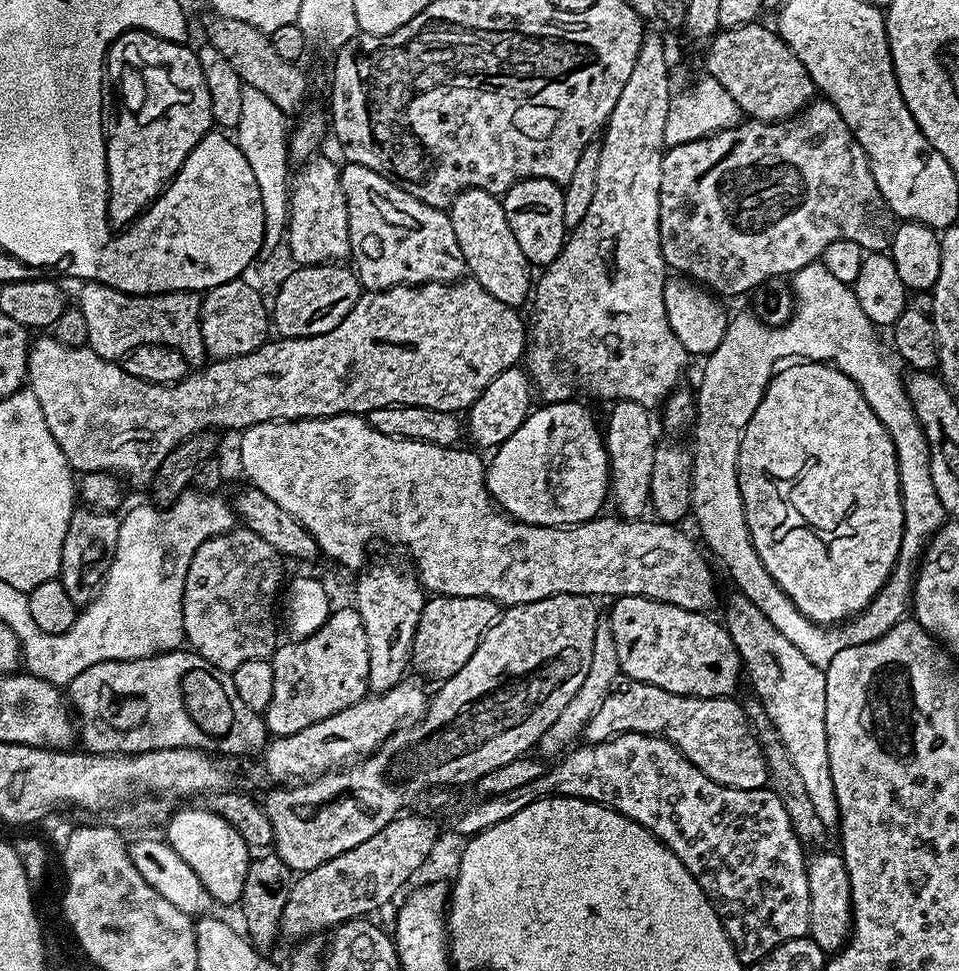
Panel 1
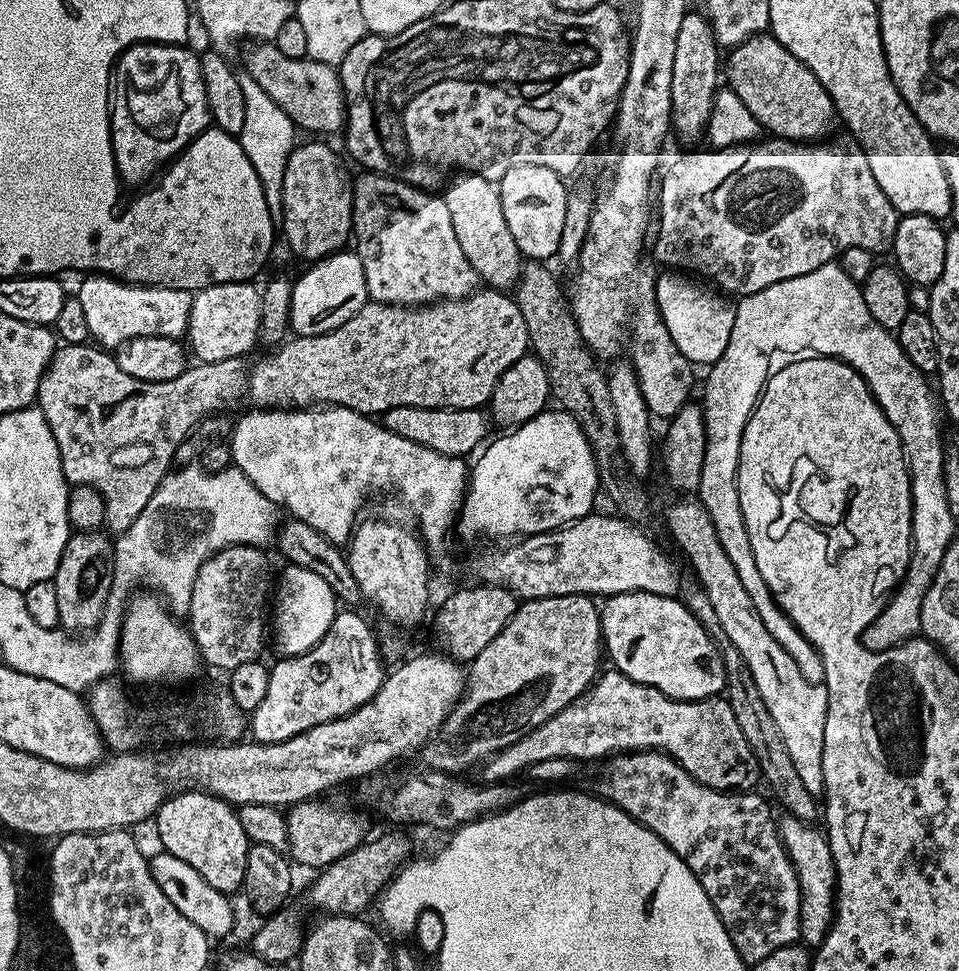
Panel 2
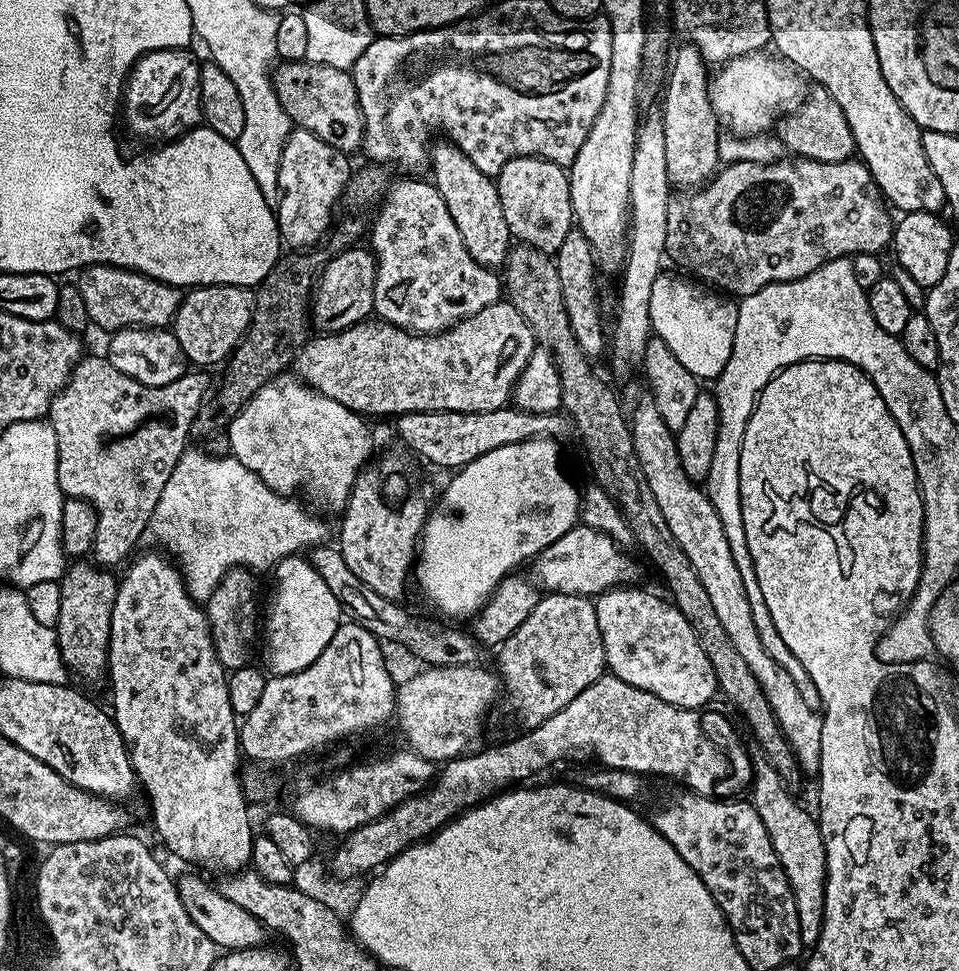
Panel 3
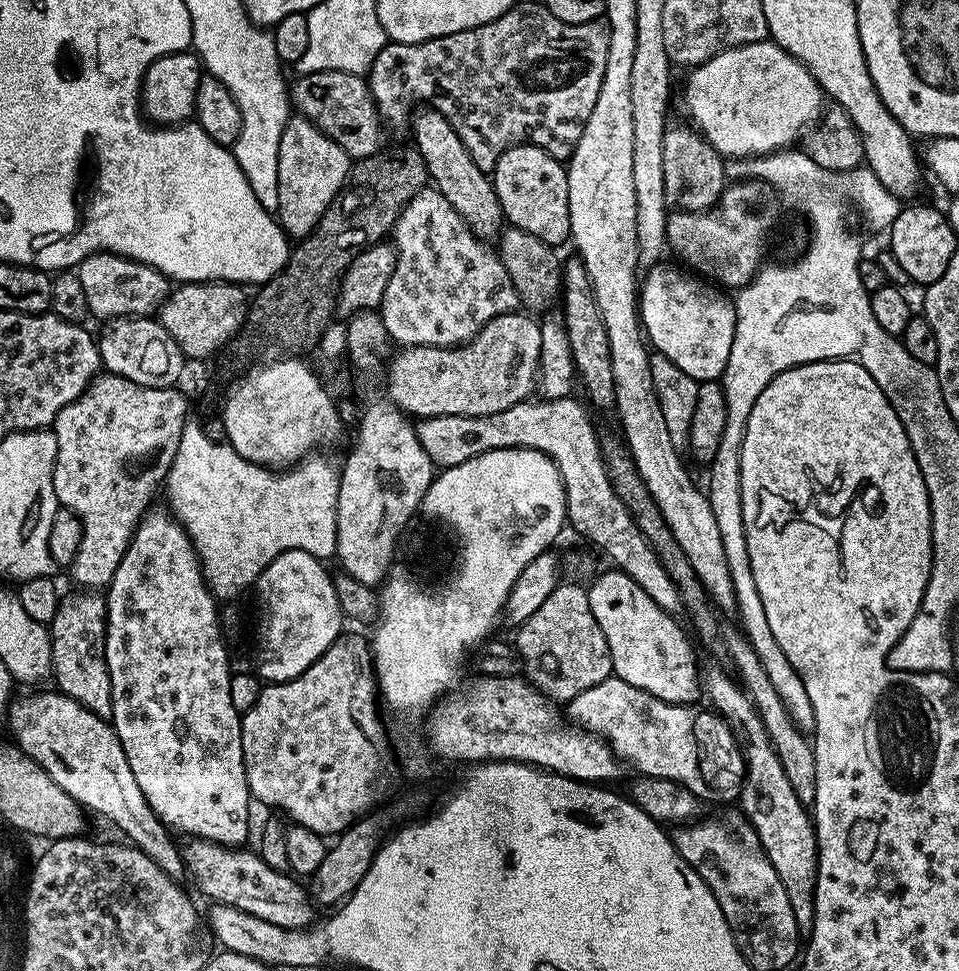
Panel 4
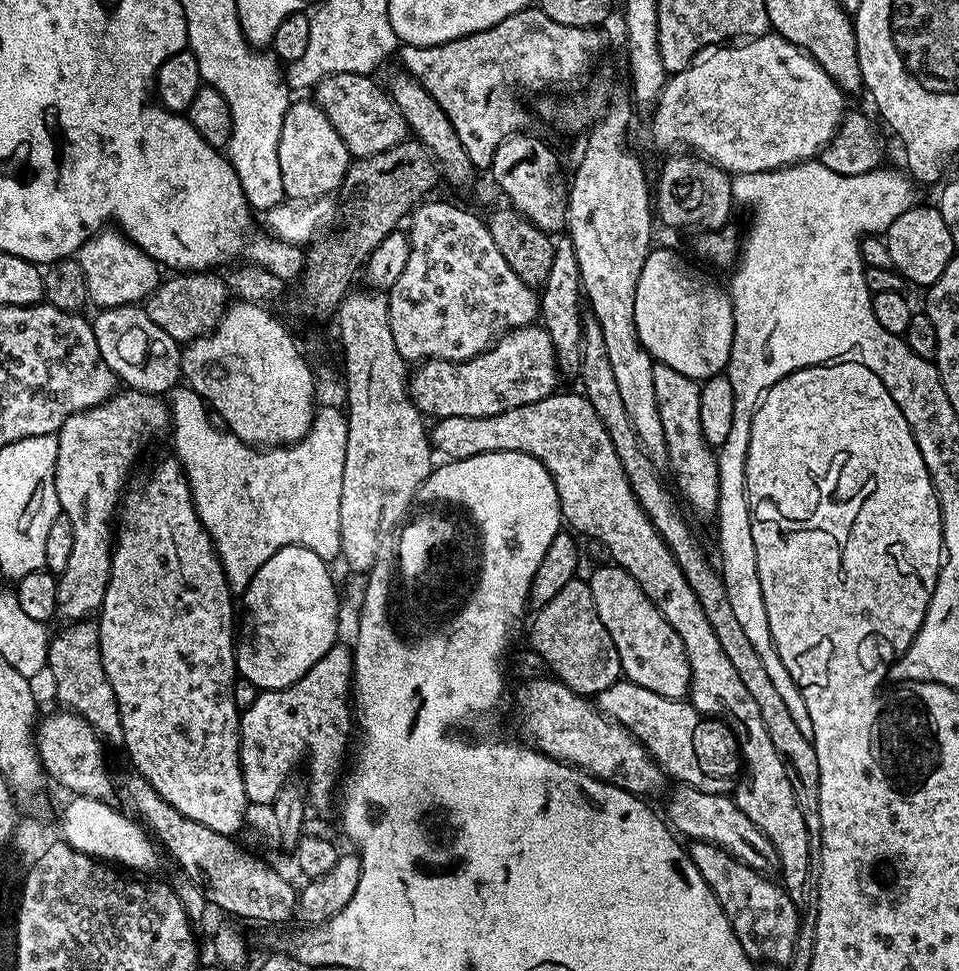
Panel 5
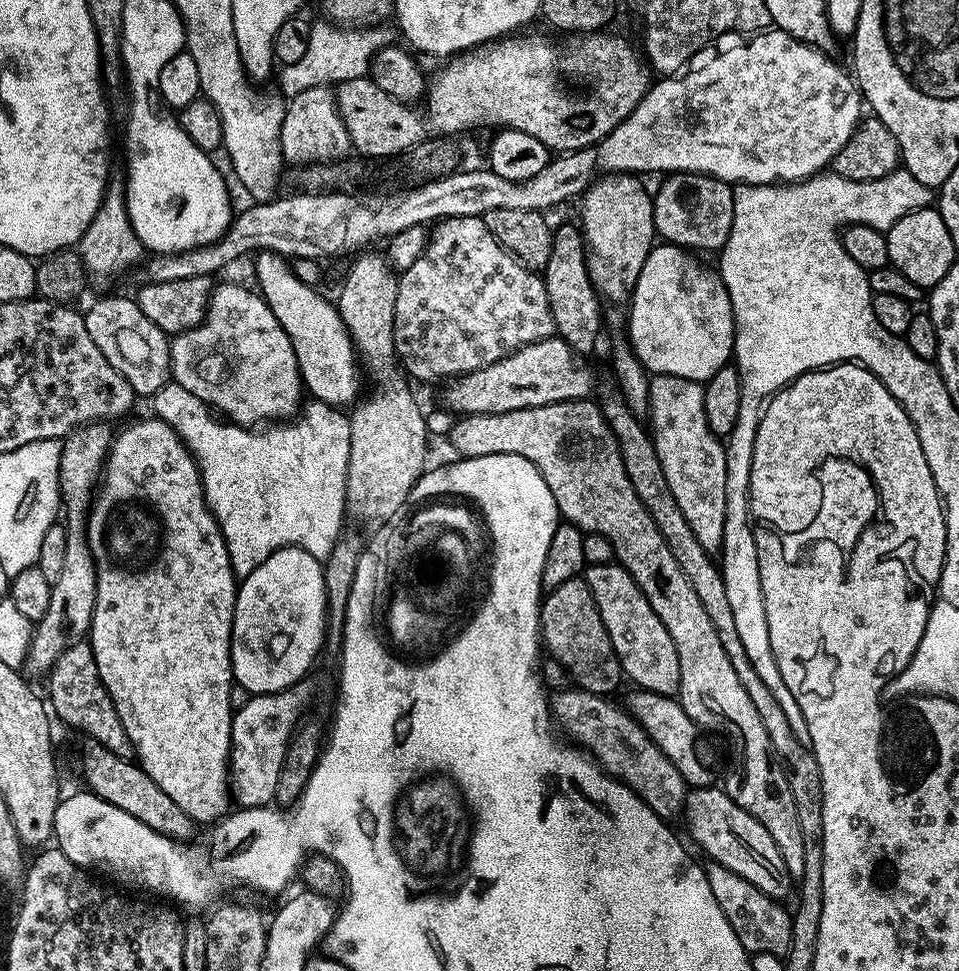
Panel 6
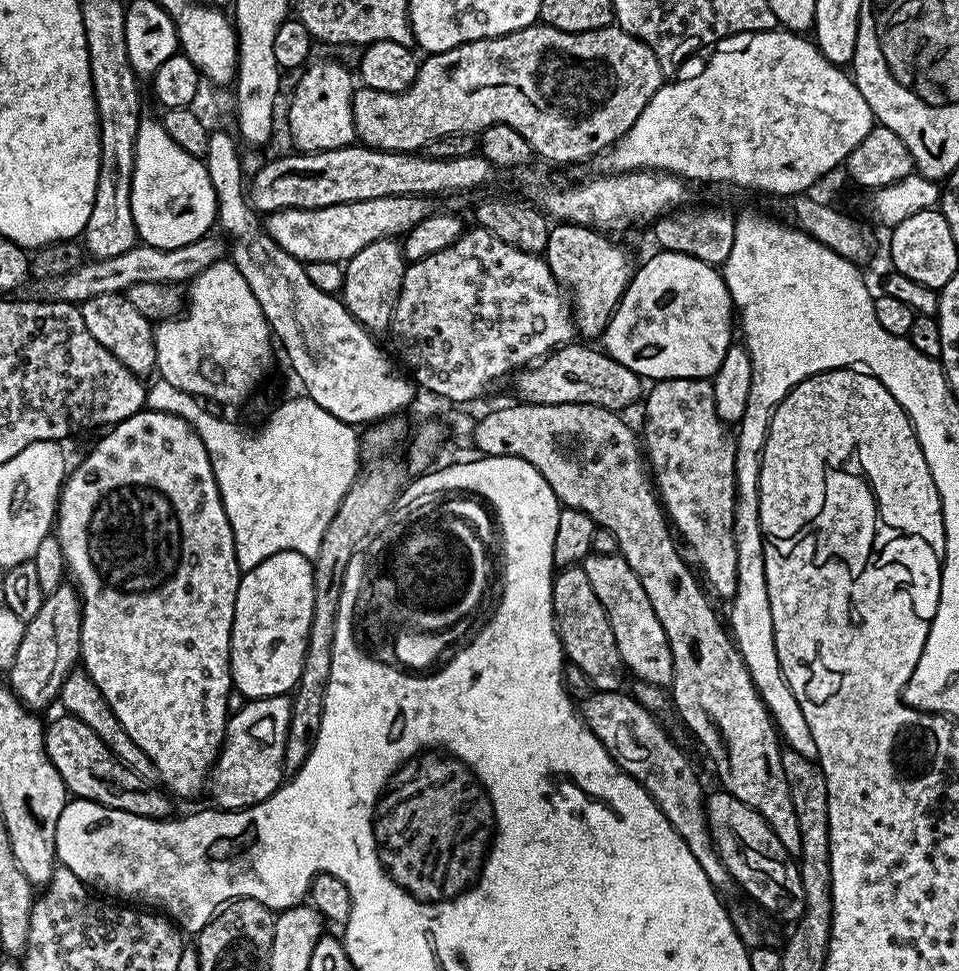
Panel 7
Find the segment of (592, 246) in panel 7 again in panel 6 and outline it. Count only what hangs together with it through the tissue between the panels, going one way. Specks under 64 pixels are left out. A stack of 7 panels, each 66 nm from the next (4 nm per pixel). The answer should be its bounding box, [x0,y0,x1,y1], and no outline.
[542,223,602,354]

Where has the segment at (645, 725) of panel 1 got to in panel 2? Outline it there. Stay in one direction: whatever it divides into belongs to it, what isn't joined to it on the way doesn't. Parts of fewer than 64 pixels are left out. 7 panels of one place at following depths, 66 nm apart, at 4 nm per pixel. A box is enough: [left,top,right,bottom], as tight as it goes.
[483,670,758,792]

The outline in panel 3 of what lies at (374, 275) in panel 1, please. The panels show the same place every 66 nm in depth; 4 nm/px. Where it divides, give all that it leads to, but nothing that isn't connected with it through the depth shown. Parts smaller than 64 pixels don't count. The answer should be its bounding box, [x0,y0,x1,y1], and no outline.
[370,178,502,334]

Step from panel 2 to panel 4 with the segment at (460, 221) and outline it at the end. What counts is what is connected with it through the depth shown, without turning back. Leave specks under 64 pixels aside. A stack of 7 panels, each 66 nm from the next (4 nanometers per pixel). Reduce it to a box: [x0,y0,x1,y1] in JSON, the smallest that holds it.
[411,107,506,241]

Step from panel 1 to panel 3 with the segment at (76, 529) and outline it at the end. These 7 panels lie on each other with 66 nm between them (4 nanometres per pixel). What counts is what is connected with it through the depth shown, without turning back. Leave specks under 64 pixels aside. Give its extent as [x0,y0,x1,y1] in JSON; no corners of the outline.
[56,558,118,680]

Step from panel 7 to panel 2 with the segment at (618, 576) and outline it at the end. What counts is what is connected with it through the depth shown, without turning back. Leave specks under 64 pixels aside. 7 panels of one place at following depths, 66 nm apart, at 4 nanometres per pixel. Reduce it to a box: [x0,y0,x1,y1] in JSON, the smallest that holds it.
[600,592,726,700]

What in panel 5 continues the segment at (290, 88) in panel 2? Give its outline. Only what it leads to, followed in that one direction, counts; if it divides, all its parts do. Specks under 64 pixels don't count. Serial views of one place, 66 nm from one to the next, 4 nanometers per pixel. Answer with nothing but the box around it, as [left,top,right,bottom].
[312,73,409,159]

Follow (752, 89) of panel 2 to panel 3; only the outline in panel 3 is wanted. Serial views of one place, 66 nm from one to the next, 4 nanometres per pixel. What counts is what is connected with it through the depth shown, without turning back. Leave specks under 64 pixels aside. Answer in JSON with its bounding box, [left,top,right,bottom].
[775,86,856,162]

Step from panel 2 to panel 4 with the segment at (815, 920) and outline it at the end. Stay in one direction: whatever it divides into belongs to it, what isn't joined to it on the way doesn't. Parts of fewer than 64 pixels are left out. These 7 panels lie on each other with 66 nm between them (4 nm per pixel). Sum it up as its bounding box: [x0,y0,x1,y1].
[702,668,818,934]

